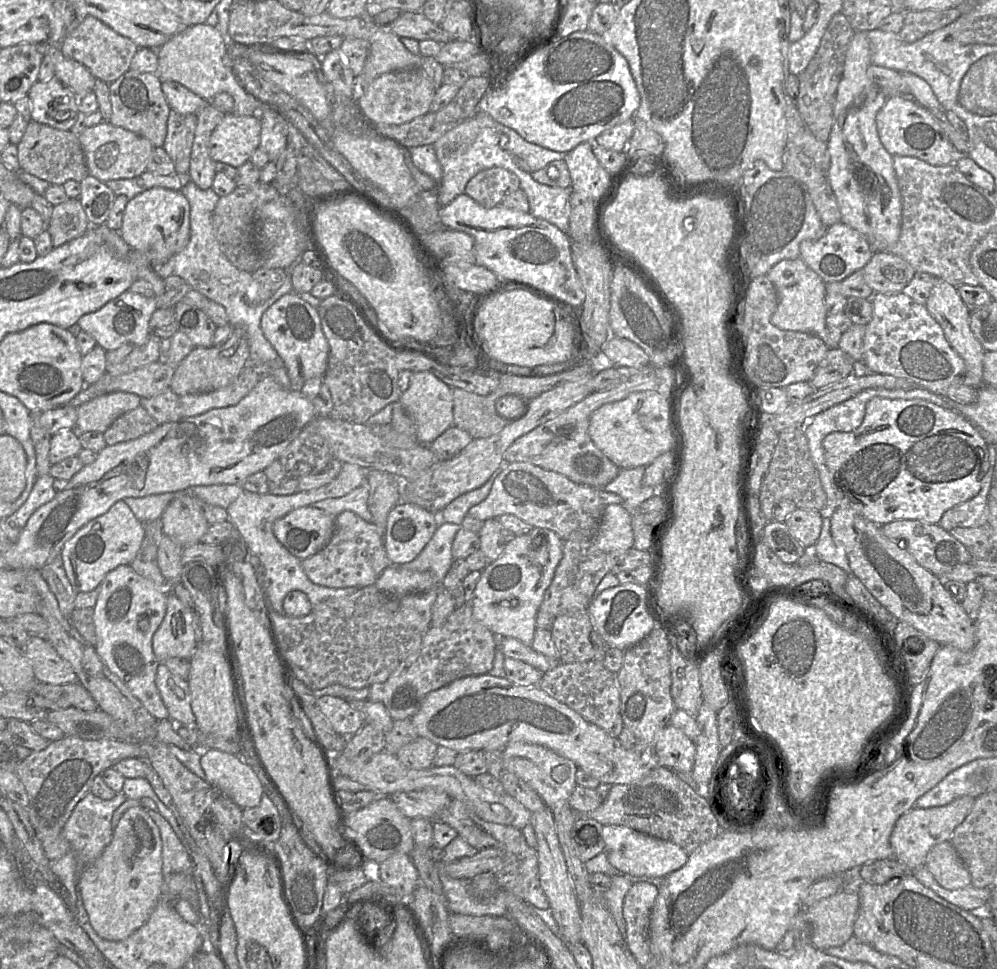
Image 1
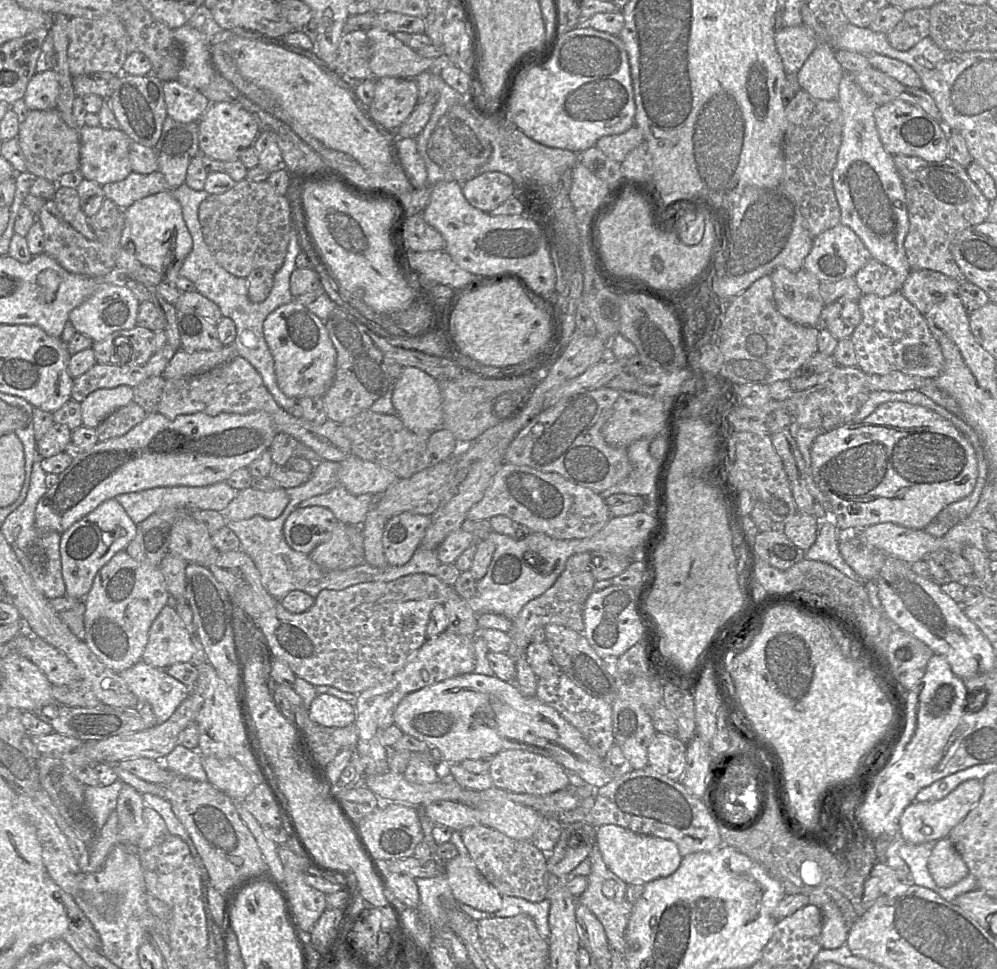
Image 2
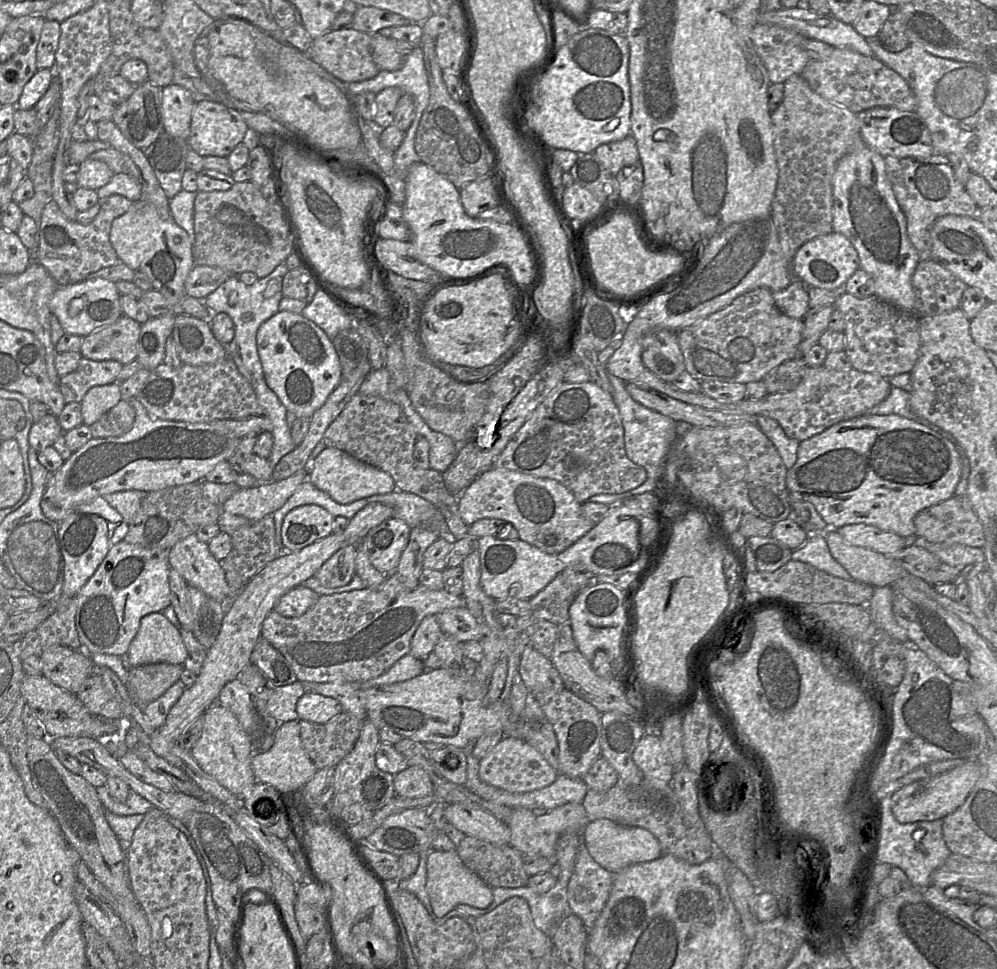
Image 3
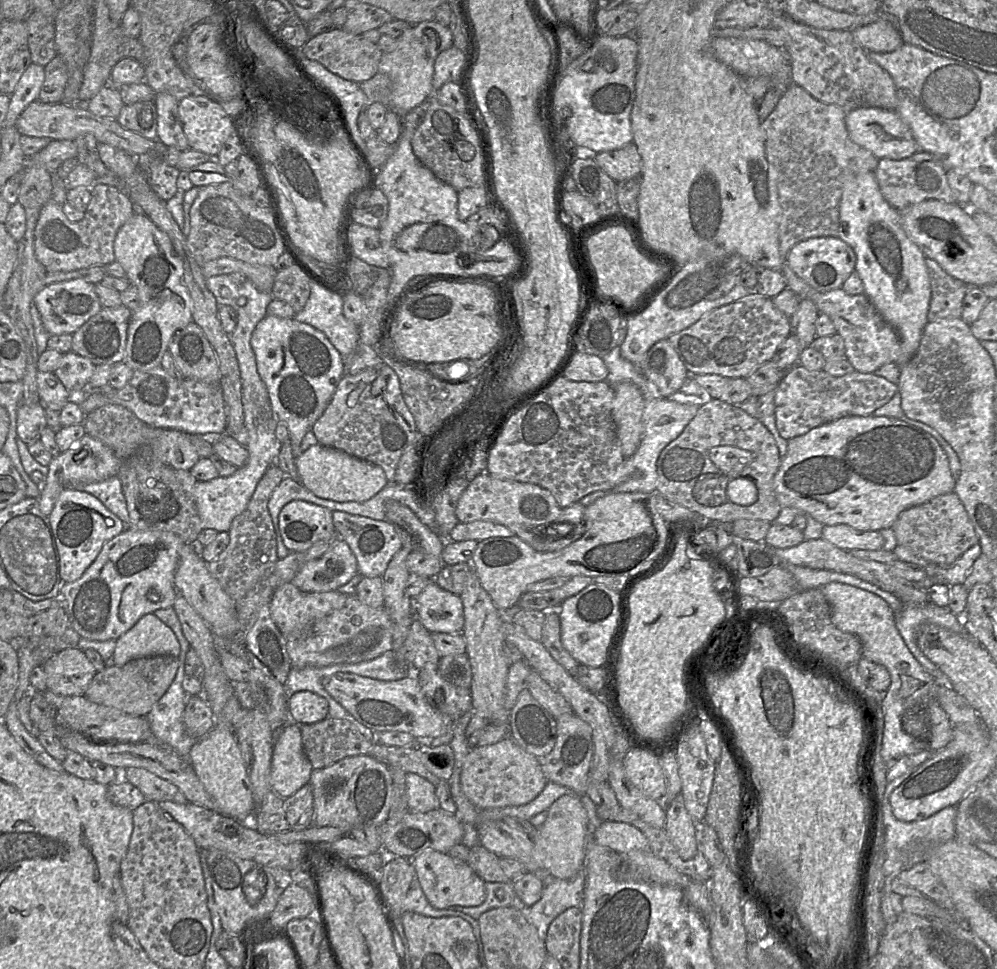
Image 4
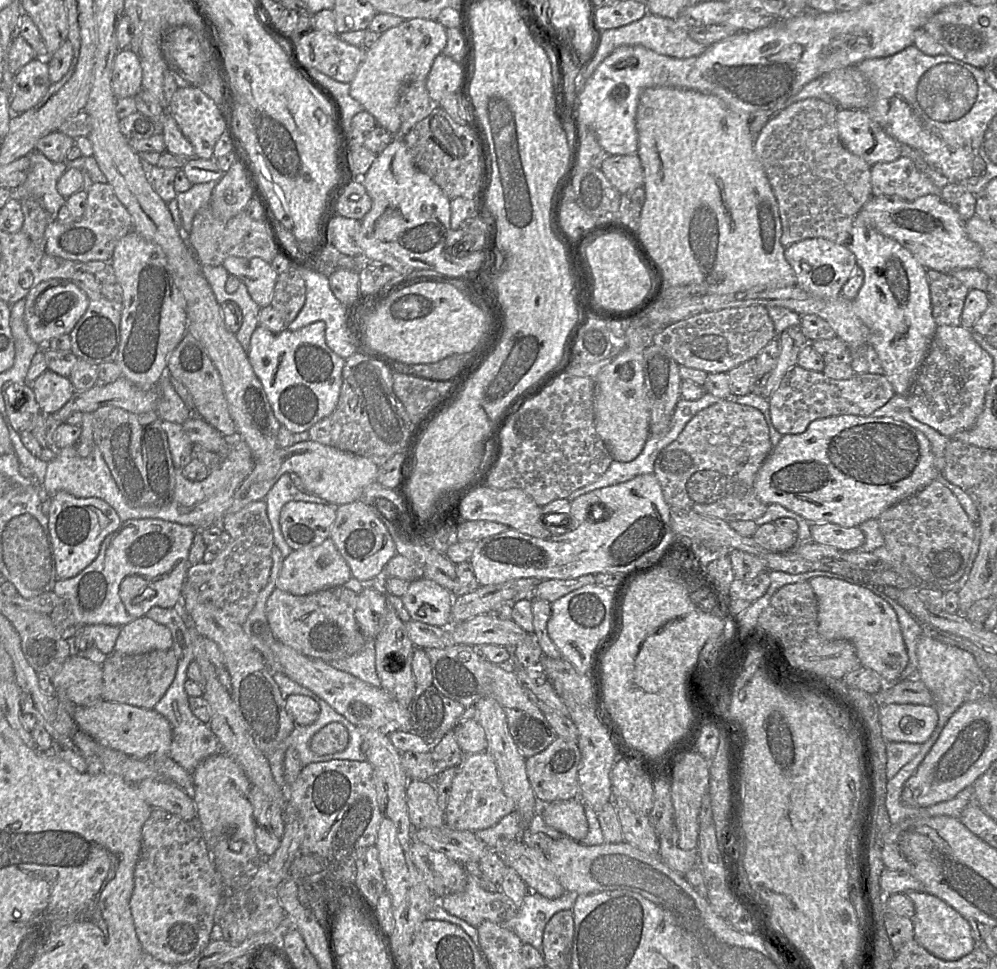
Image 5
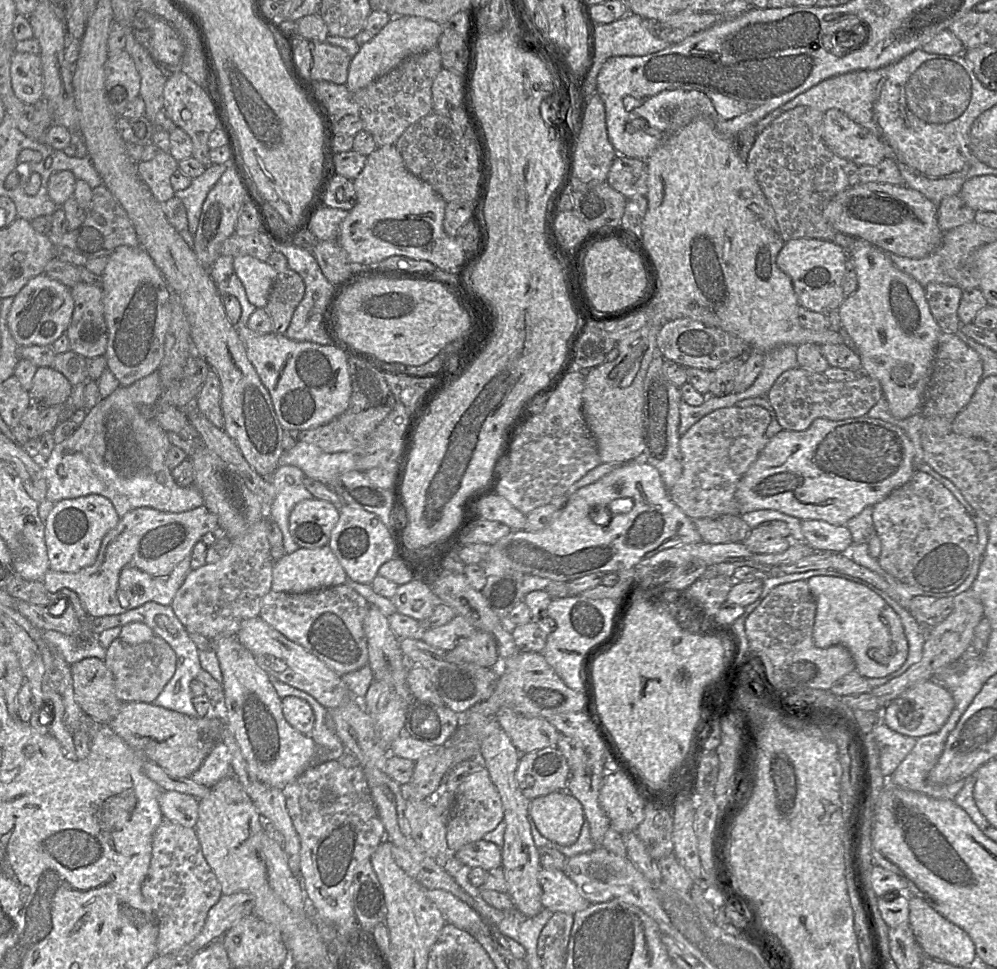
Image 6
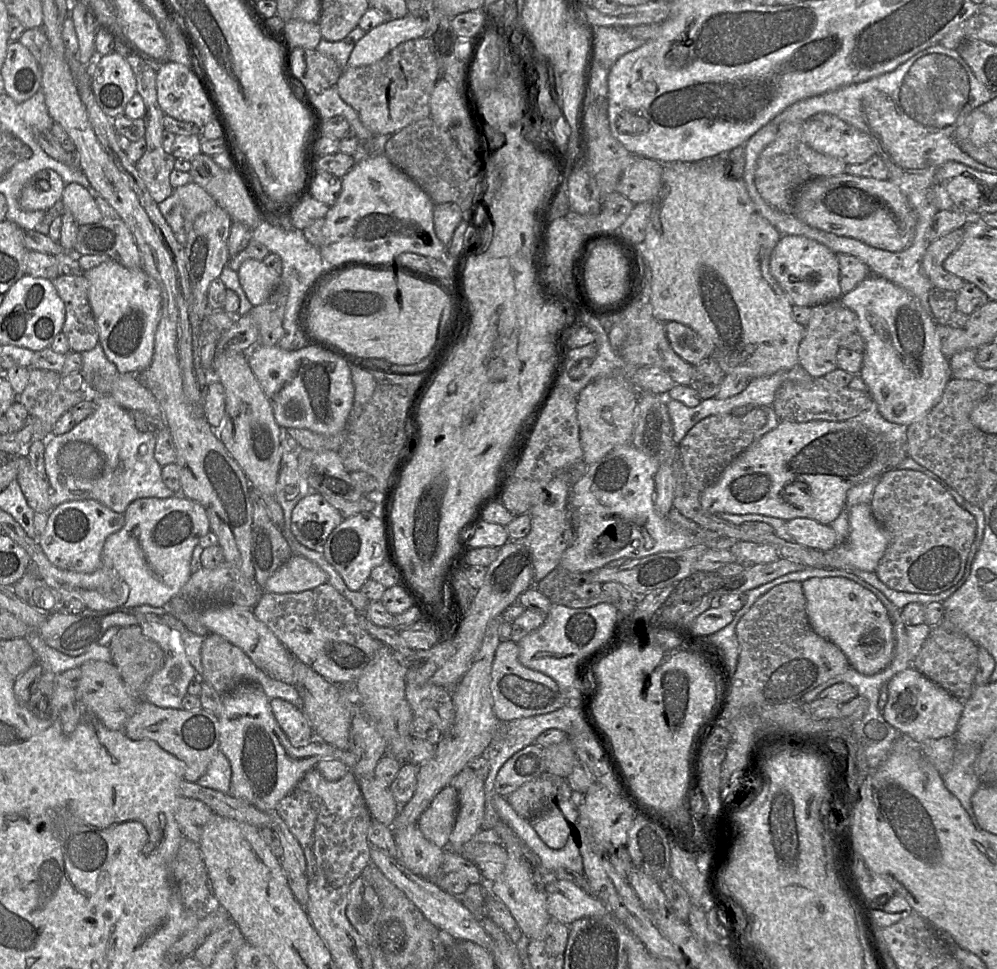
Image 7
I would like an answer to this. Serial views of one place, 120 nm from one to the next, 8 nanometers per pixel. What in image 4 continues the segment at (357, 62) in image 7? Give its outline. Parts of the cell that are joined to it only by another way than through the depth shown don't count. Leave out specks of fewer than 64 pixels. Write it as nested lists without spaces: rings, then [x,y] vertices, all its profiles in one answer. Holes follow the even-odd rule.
[[[433,19],[412,24],[409,29],[395,39],[397,40],[397,47],[391,52],[382,54],[378,71],[386,74],[391,80],[391,91],[385,105],[389,111],[404,117],[434,92],[432,79],[435,59],[440,52],[453,46],[453,35],[448,26],[444,26]]]

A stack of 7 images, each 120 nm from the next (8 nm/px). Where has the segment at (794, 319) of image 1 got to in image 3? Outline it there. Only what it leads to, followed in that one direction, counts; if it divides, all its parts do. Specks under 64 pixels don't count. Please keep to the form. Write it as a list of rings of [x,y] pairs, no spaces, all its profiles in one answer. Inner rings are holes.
[[[799,279],[793,281],[785,289],[772,292],[776,307],[785,315],[804,319],[809,305],[808,286]]]

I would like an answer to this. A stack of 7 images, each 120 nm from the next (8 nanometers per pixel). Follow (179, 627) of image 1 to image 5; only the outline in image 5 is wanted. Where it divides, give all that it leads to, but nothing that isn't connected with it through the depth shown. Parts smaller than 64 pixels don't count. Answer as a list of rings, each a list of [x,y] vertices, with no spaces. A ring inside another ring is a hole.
[[[144,616],[122,626],[114,652],[135,655],[152,650],[167,650],[172,646],[170,629]]]

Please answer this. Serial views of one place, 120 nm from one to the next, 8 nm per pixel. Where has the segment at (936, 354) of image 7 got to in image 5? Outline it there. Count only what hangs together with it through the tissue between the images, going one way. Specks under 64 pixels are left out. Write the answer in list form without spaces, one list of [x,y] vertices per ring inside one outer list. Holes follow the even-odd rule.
[[[857,215],[854,218],[849,238],[844,245],[853,253],[857,267],[864,274],[863,284],[857,296],[852,300],[853,310],[867,327],[868,343],[877,353],[884,369],[884,375],[890,381],[895,394],[906,395],[928,353],[938,327],[932,316],[927,270],[910,251],[895,240],[882,235],[873,227],[864,224]]]

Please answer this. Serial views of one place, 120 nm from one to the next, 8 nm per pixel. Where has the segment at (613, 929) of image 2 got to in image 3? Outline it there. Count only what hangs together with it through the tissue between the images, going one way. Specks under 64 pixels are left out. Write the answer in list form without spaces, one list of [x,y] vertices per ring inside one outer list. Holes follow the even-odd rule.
[[[581,838],[575,867],[567,887],[567,899],[570,913],[578,916],[586,929],[591,929],[602,912],[613,884],[614,875],[599,865],[589,854]]]

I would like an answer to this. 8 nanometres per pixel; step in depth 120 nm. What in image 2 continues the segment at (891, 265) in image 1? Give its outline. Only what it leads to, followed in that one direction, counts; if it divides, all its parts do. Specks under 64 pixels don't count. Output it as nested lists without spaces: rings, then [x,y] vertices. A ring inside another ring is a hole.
[[[871,259],[863,266],[855,274],[854,279],[863,295],[887,297],[901,289],[893,270],[875,259]]]

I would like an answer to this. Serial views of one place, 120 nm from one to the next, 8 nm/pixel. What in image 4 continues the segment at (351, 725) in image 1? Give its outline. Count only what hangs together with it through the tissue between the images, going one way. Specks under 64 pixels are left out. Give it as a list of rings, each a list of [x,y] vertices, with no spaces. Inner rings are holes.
[[[298,691],[290,694],[287,705],[290,719],[296,723],[320,722],[328,714],[327,700],[310,691]]]

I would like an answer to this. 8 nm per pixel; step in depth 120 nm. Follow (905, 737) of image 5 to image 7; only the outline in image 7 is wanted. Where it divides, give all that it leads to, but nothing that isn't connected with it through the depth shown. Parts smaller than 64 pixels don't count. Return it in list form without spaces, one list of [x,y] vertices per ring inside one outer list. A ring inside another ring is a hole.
[[[913,666],[895,674],[888,682],[888,701],[884,719],[902,736],[914,743],[954,736],[964,709],[964,702],[932,682]]]

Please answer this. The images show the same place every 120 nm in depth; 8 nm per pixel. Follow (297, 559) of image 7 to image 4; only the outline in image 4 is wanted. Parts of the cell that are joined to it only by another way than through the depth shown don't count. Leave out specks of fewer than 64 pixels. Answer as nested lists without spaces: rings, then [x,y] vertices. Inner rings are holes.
[[[336,538],[320,558],[305,563],[291,583],[304,592],[337,590],[358,573],[357,560],[348,544]]]

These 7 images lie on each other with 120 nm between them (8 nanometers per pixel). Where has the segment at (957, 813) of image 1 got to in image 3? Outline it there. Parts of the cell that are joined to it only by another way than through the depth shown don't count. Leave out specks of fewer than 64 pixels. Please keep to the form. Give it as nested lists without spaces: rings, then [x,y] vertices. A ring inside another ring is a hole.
[[[968,760],[968,762],[942,775],[925,778],[905,785],[891,796],[893,815],[898,822],[903,824],[944,819],[965,802],[979,779],[979,763],[976,760]]]

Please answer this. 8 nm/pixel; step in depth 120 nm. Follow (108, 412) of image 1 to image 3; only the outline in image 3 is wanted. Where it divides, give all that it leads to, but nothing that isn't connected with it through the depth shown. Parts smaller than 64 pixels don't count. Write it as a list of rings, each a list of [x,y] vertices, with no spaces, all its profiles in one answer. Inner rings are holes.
[[[118,382],[90,388],[81,400],[83,423],[92,425],[122,399]]]

